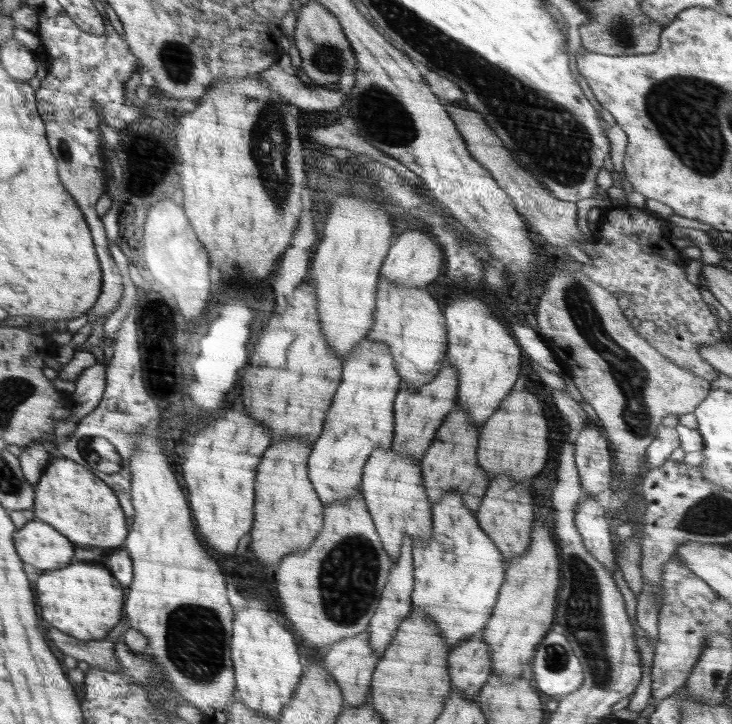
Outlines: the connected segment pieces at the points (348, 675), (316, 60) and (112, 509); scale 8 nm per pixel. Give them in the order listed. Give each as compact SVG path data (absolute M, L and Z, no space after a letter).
M368 630L360 632L357 636L344 637L334 643L323 652L322 662L324 668L334 677L342 691L342 699L346 707L360 707L364 701L368 700L371 689L371 680L376 664L379 662L379 654L370 645L370 634Z
M318 1L313 4L301 5L294 28L294 39L300 53L301 66L314 85L335 86L342 74L356 72L356 55L354 55L354 51L346 39L346 33L342 31L342 25L334 13Z
M59 455L50 461L38 481L31 511L78 546L86 542L88 546L116 548L128 535L127 516L112 488L90 469Z

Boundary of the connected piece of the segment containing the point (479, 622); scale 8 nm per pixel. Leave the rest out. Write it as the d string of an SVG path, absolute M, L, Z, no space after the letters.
M448 491L432 506L432 532L428 539L413 540L414 584L411 602L414 608L432 614L446 642L458 644L466 636L482 633L496 605L505 580L504 557L478 524L460 491Z

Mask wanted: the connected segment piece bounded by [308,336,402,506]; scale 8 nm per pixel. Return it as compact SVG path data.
M366 336L346 355L341 383L326 414L324 430L308 460L308 476L324 506L334 501L348 501L356 495L361 486L362 468L374 449L391 448L394 402L401 382L390 347L384 341L372 341Z

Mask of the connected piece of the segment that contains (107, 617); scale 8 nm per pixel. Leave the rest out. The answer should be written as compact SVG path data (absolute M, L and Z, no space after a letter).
M72 562L62 570L42 572L36 582L36 596L42 608L42 618L54 628L80 640L104 639L122 620L124 590L110 570L98 564Z

